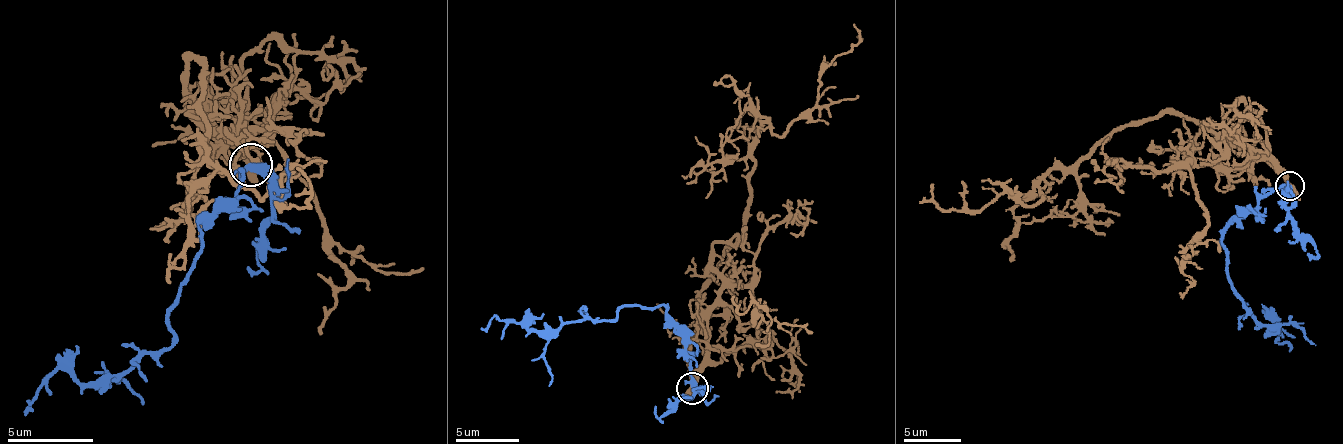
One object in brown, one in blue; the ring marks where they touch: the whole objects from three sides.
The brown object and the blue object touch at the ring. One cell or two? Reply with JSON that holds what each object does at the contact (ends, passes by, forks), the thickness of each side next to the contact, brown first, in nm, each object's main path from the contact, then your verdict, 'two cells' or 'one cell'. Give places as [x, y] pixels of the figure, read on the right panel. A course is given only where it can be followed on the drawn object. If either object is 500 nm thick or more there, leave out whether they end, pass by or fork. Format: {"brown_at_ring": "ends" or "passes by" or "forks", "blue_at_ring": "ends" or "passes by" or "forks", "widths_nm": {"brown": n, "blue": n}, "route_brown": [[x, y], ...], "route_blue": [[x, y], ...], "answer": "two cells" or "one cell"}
{"brown_at_ring": "passes by", "blue_at_ring": "passes by", "widths_nm": {"brown": 320, "blue": 400}, "route_brown": [[1290, 186], [1255, 151], [1173, 113], [1117, 128], [1054, 168], [1029, 206], [1006, 192], [943, 209], [932, 183]], "route_blue": [[1290, 186], [1241, 209], [1223, 246], [1244, 307], [1272, 329], [1278, 321], [1280, 341], [1292, 349]], "answer": "two cells"}

